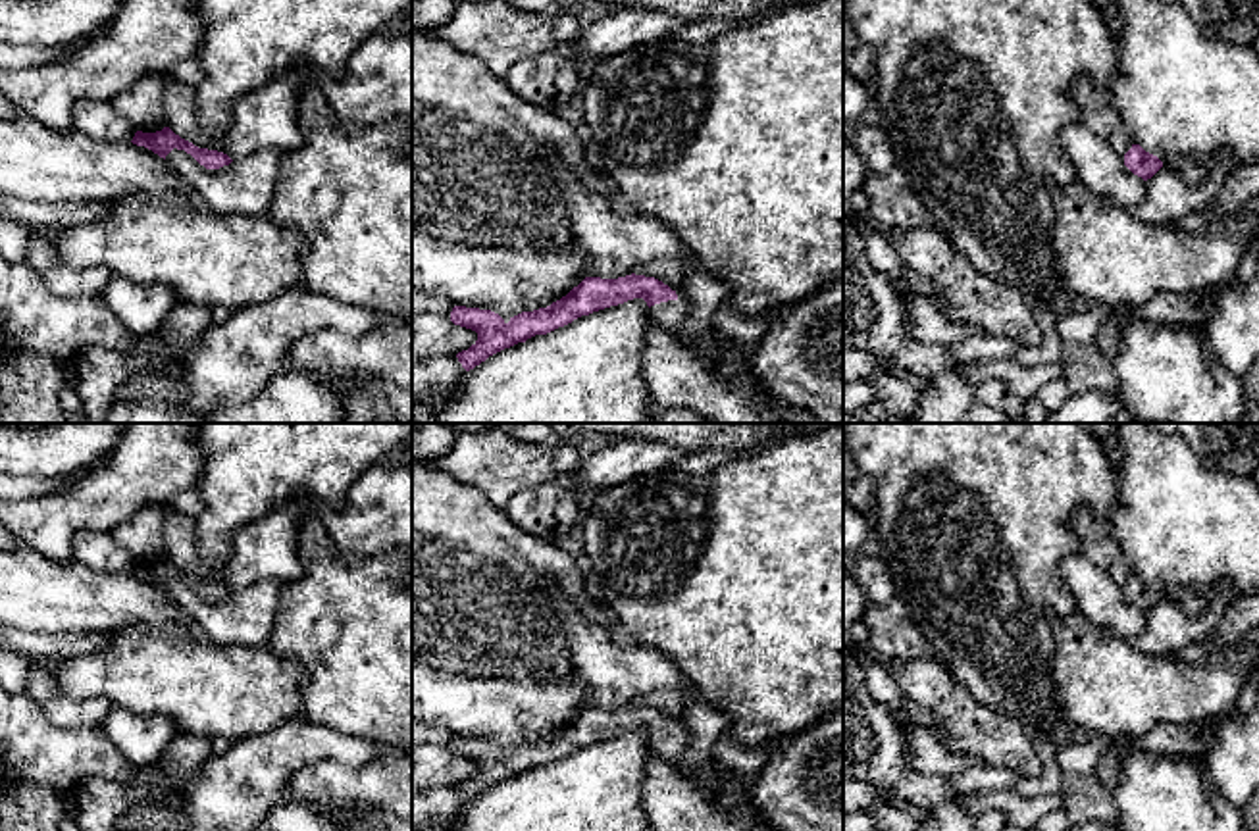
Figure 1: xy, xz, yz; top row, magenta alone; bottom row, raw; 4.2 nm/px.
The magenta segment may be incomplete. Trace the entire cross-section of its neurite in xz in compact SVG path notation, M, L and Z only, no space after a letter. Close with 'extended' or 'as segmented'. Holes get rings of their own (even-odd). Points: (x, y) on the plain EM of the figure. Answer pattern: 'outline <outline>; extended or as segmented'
outline M635 704L618 710L585 708L560 731L547 739L522 743L508 754L491 741L454 737L450 752L477 764L477 771L468 781L458 783L456 789L470 802L504 779L633 729L647 733L651 754L678 771L685 768L685 739L680 735L676 721L662 712Z; extended

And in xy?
outline M164 558L162 562L156 562L156 564L137 562L131 573L152 581L164 591L173 579L185 581L206 600L219 600L233 592L223 583L194 577L193 573L175 566L169 558Z; as segmented

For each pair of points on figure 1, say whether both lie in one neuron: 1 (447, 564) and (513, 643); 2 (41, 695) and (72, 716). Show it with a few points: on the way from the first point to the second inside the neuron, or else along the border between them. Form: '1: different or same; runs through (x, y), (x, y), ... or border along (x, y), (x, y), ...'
1: same; runs through (457, 583), (497, 624)
2: same; runs through (49, 697), (64, 712)

